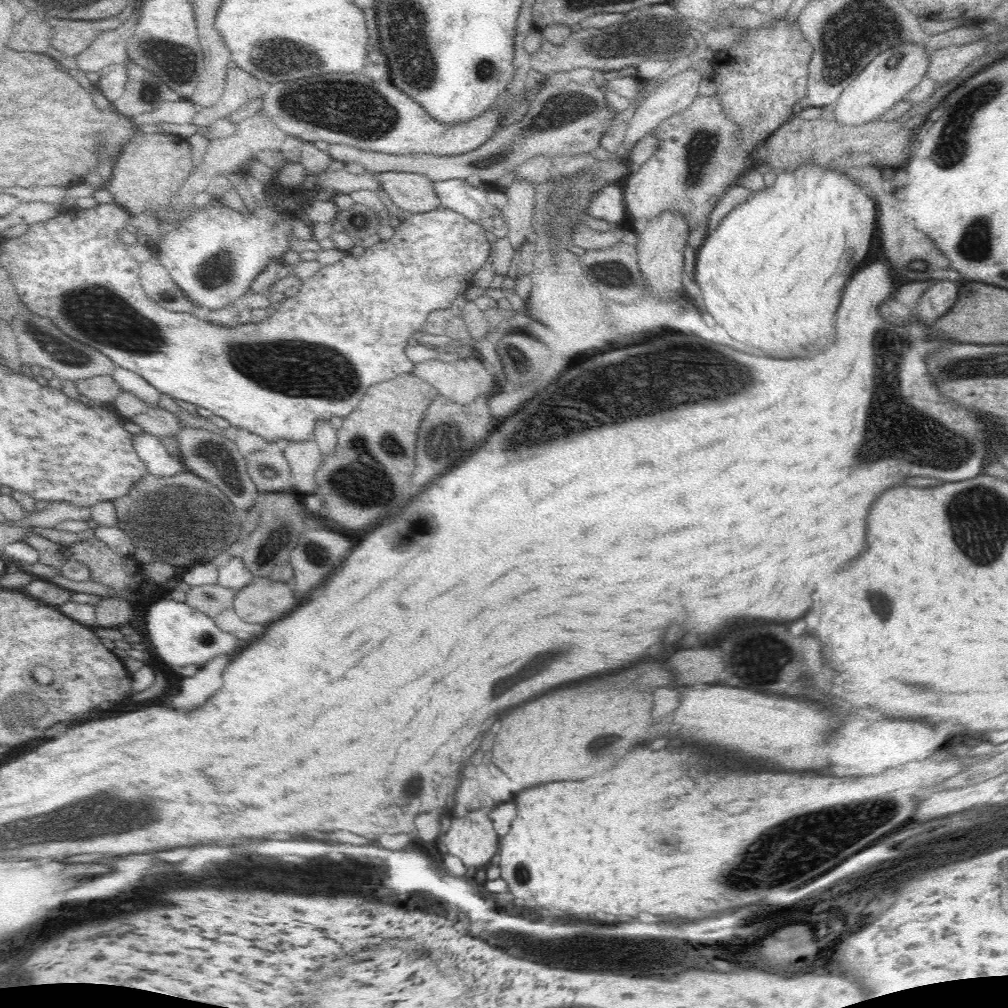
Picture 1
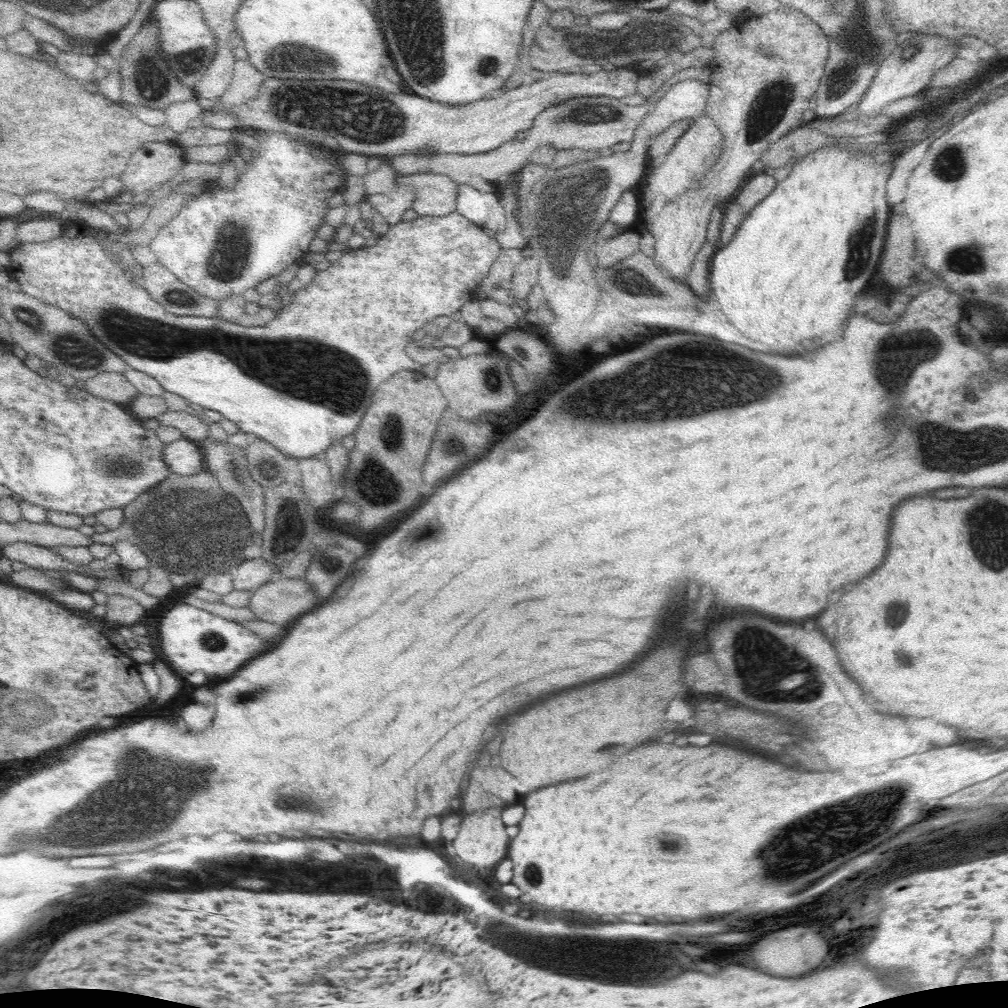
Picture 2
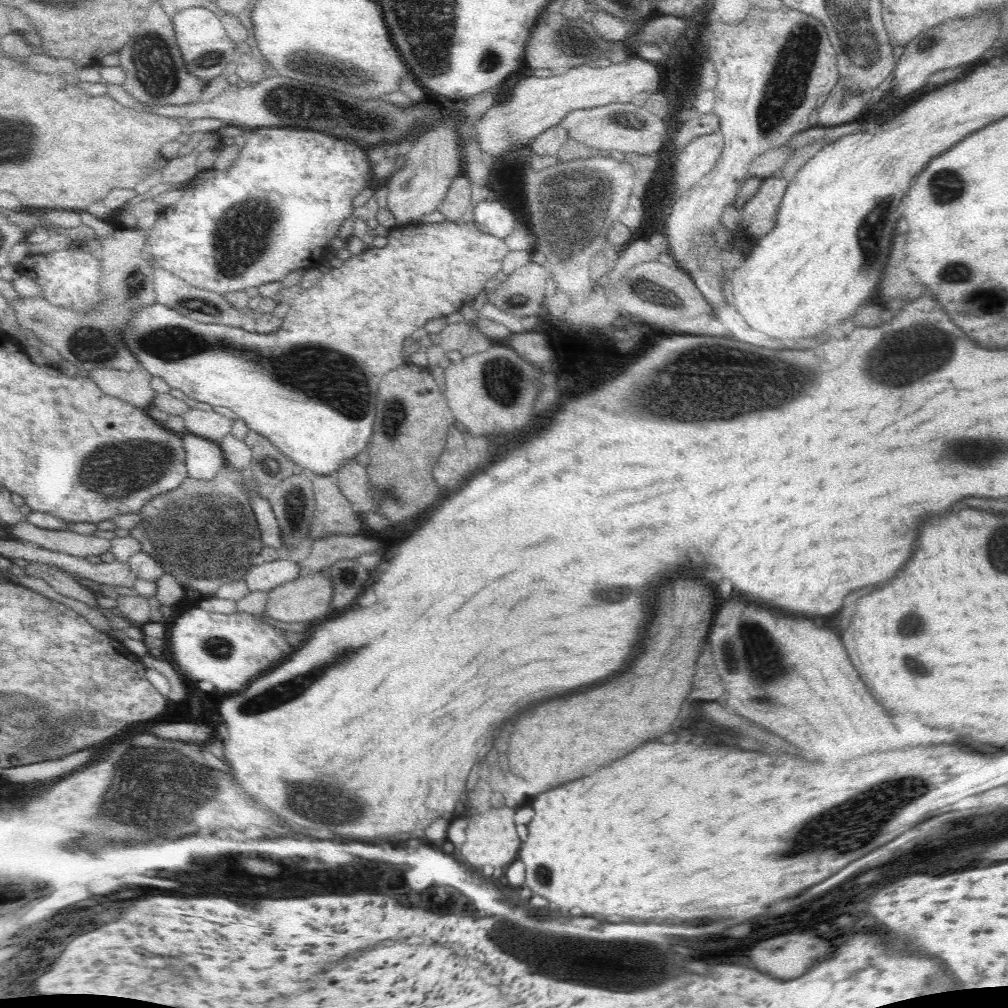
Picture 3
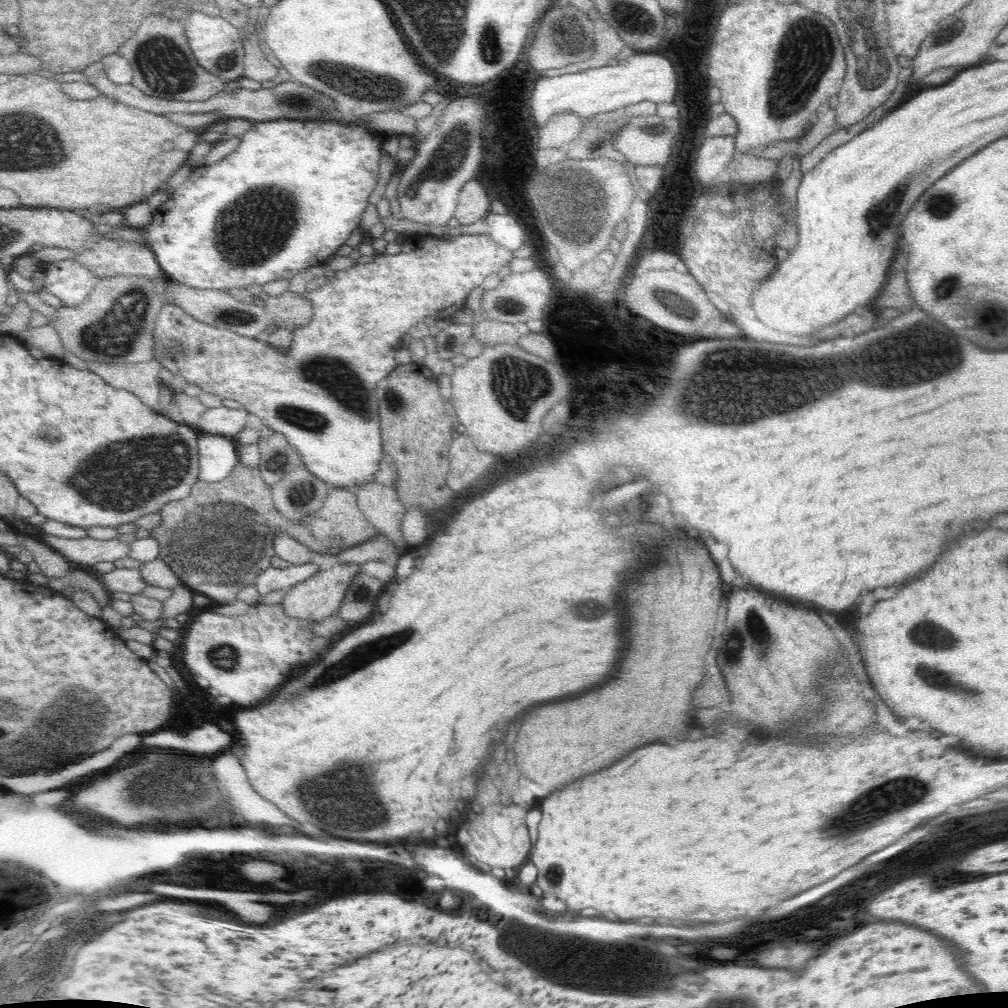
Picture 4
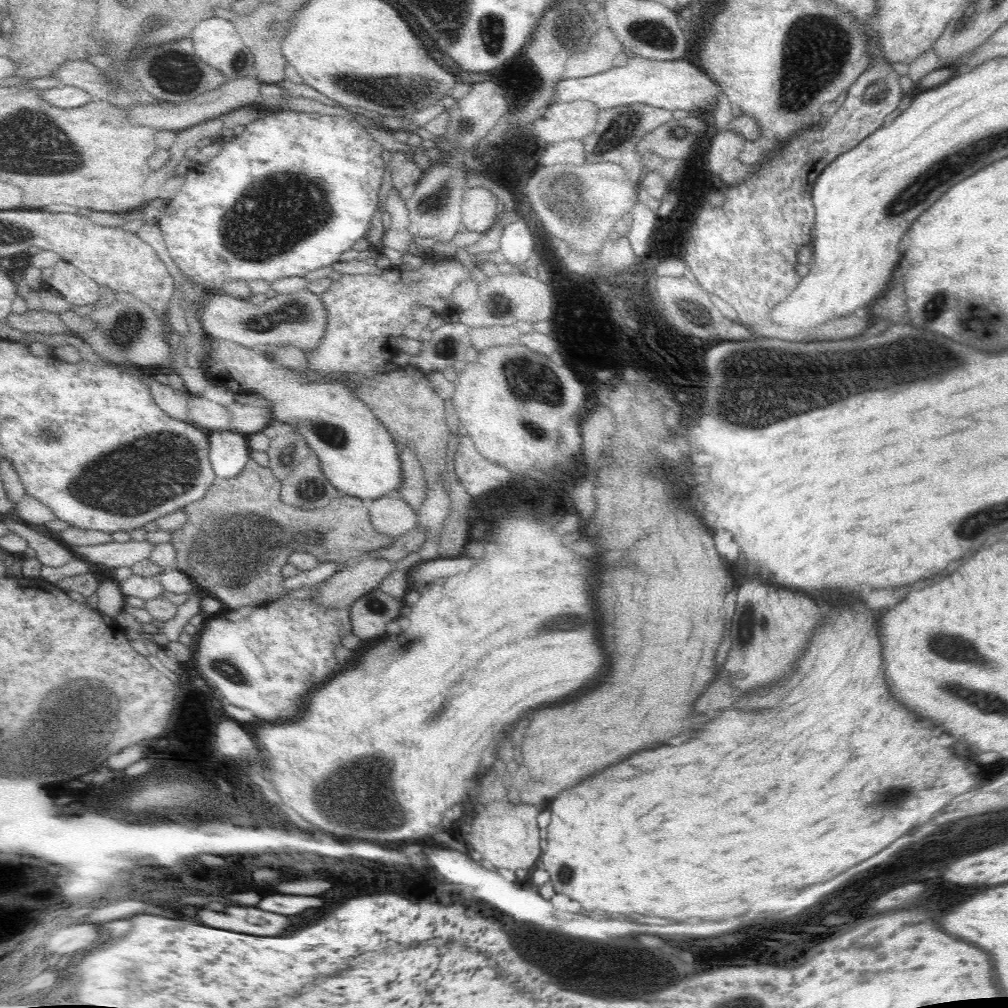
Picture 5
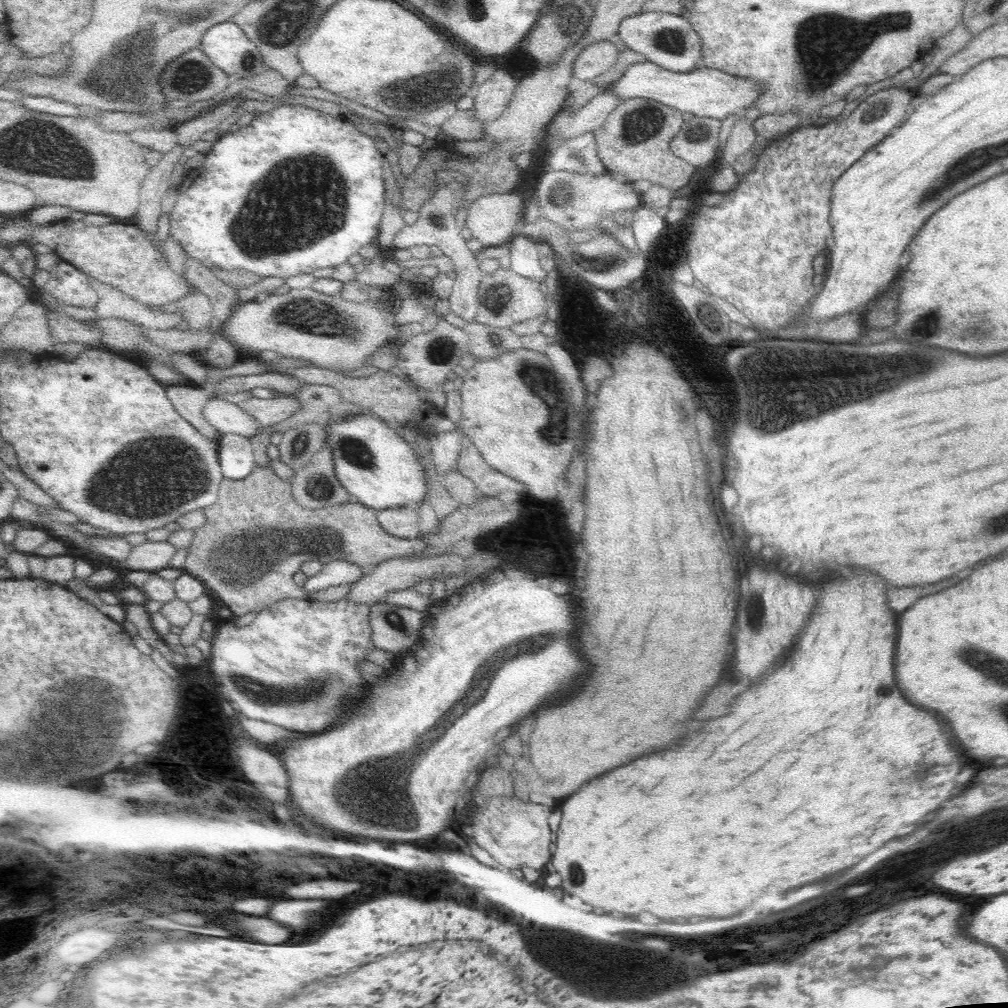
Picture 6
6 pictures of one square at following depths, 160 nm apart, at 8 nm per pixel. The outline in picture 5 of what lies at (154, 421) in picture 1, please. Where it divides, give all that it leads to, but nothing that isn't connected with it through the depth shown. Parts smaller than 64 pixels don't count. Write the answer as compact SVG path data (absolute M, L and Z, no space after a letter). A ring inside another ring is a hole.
M231 403L226 407L230 413L230 431L234 431L245 436L261 431L265 426L270 425L272 419L269 412L260 411L260 405Z

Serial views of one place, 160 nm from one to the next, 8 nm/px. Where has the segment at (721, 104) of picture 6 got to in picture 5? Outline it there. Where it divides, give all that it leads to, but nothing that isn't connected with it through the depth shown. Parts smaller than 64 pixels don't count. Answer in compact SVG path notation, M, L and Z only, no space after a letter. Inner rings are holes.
M640 56L629 58L624 66L582 78L568 78L554 84L554 102L590 101L598 110L631 104L645 104L669 111L714 110L721 95L716 81L686 60L656 61Z

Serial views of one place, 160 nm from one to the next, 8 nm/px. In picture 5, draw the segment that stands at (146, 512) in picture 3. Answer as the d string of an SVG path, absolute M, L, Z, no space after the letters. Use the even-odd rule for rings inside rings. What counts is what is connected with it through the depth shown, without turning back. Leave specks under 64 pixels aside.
M250 458L246 466L244 466L243 470L235 478L224 479L215 477L214 481L212 481L208 487L207 495L205 495L203 499L196 500L194 504L190 502L190 504L186 504L186 506L181 509L184 513L186 513L186 515L188 515L187 522L184 523L180 529L170 532L171 540L169 543L172 547L174 547L174 551L176 551L175 567L180 569L183 573L186 573L188 577L190 577L190 579L192 579L192 581L194 581L198 586L202 586L204 590L208 590L212 596L216 596L221 605L228 609L236 610L236 608L240 608L240 606L258 607L263 604L268 604L270 601L280 599L280 596L282 596L282 594L286 594L287 592L287 590L282 587L282 583L280 583L280 568L288 562L288 558L274 558L274 560L270 562L268 570L258 574L258 542L262 540L262 544L264 544L264 546L268 546L268 544L266 544L266 540L264 540L264 534L266 534L266 532L264 532L264 524L262 524L262 518L258 518L258 514L260 514L260 516L266 516L266 518L270 518L270 520L274 520L274 522L280 522L280 516L284 516L284 522L282 522L282 524L284 524L284 526L288 524L288 522L286 522L286 518L288 518L288 505L284 504L280 500L280 481L272 475L272 472L268 467L264 468L259 466L254 459Z

